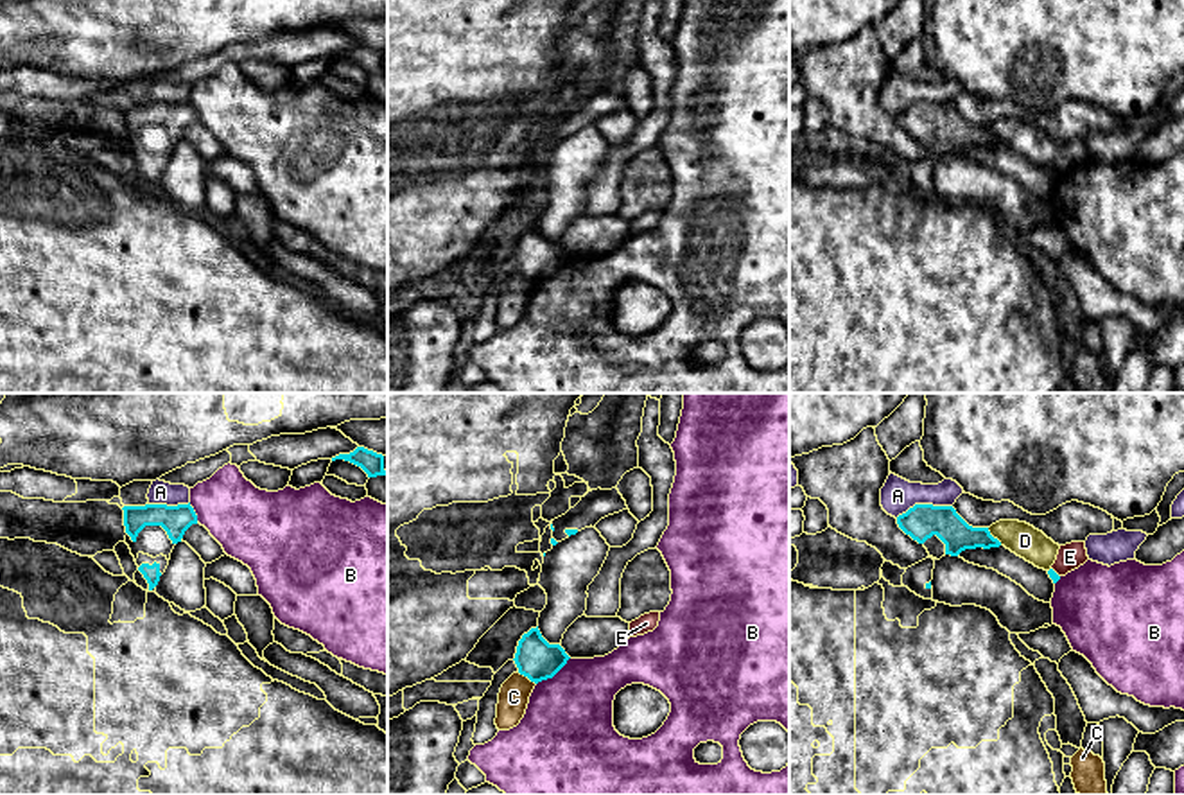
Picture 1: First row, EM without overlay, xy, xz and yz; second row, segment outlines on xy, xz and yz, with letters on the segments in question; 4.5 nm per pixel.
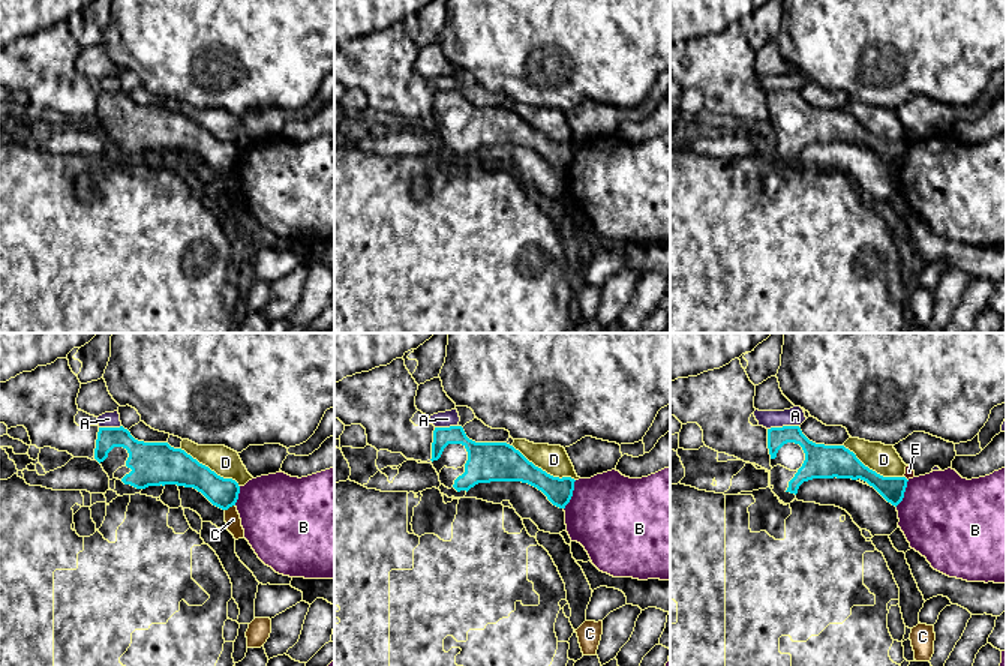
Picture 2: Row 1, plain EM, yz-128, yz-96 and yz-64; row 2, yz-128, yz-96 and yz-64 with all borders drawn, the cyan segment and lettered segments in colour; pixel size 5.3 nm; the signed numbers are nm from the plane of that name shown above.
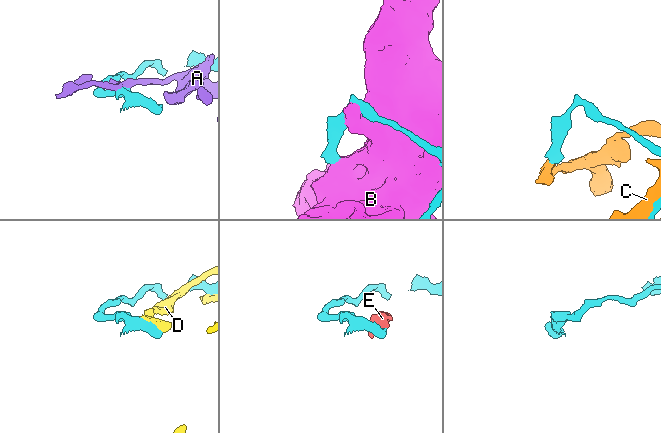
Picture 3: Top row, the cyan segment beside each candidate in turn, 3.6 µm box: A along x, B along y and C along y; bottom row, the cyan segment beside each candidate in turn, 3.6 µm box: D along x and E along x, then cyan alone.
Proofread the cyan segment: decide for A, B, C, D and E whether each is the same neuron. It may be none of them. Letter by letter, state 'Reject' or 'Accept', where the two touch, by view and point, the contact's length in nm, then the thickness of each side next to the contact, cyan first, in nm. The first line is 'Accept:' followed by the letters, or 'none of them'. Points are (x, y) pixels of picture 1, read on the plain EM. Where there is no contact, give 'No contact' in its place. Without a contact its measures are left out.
Accept: none of them
A: Reject. Touches cyan at yz (922, 103). Shared border 260 nm. Thickness 160 nm (cyan) against 160 nm
B: Reject. Touches cyan at xz (553, 273). Shared border 200 nm. Thickness 180 nm (cyan) against 420 nm
C: Reject. Touches cyan at xz (526, 273). Shared border 110 nm. Thickness 180 nm (cyan) against 140 nm
D: Reject. Touches cyan at yz (992, 135). Shared border 100 nm. Thickness 140 nm (cyan) against 150 nm
E: Reject. Touches cyan at yz (1055, 171). Shared border 60 nm. Thickness 40 nm (cyan) against 120 nm

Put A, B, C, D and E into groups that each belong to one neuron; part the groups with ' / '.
A / B / C / D / E

